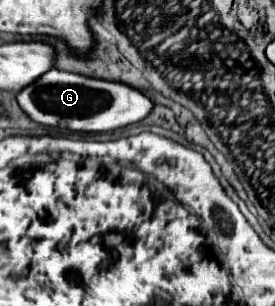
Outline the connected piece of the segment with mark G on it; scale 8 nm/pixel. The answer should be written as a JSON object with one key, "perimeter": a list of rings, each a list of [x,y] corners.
{"perimeter":[[[63,70],[47,72],[41,80],[29,84],[29,88],[23,88],[21,94],[17,94],[17,102],[31,120],[43,126],[59,126],[77,132],[107,132],[123,128],[143,120],[153,110],[153,102],[129,84],[89,78]]]}

